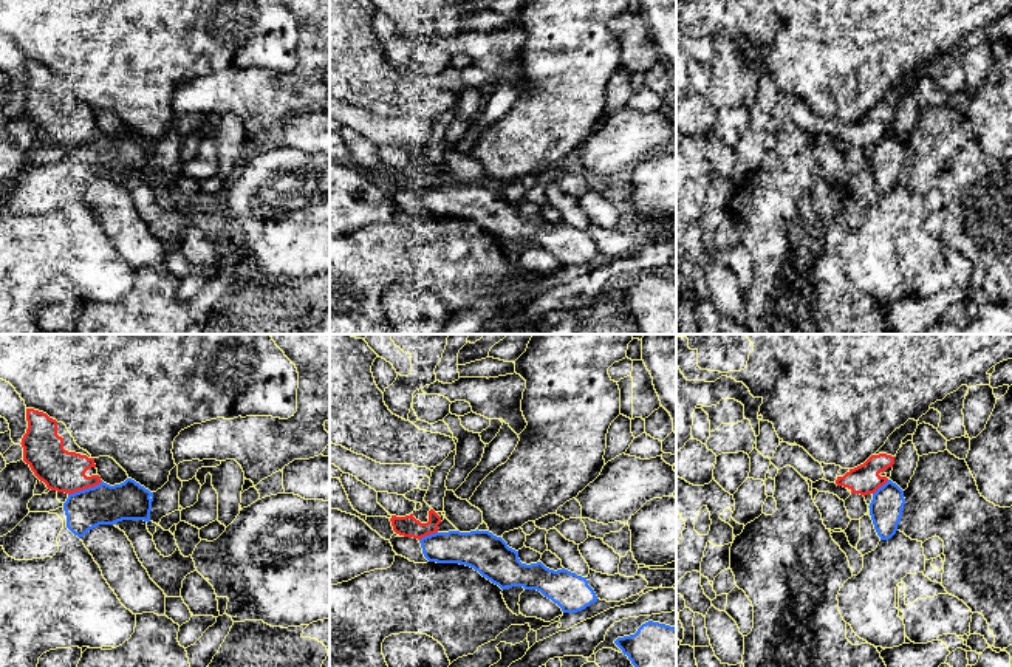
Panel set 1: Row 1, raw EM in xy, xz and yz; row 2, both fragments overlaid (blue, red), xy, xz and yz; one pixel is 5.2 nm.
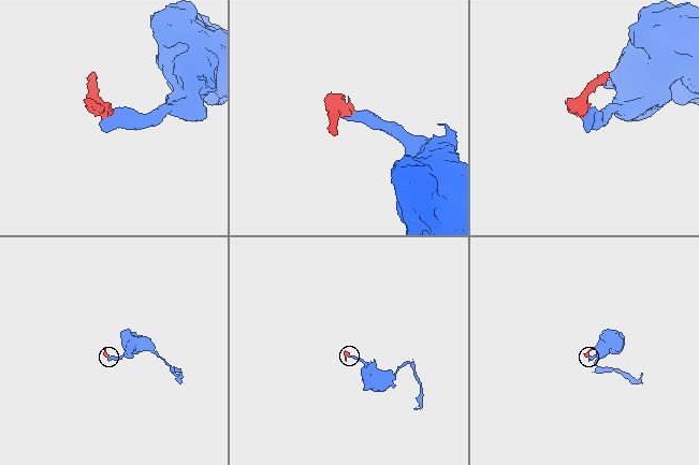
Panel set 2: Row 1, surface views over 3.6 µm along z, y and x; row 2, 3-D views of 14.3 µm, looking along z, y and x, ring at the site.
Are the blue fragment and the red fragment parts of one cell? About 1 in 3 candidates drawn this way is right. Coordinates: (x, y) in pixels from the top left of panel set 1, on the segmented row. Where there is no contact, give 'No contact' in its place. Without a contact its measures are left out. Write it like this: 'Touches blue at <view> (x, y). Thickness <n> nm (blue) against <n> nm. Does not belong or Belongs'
Touches blue at xy (84, 489). Thickness 200 nm (blue) against 220 nm. Does not belong

